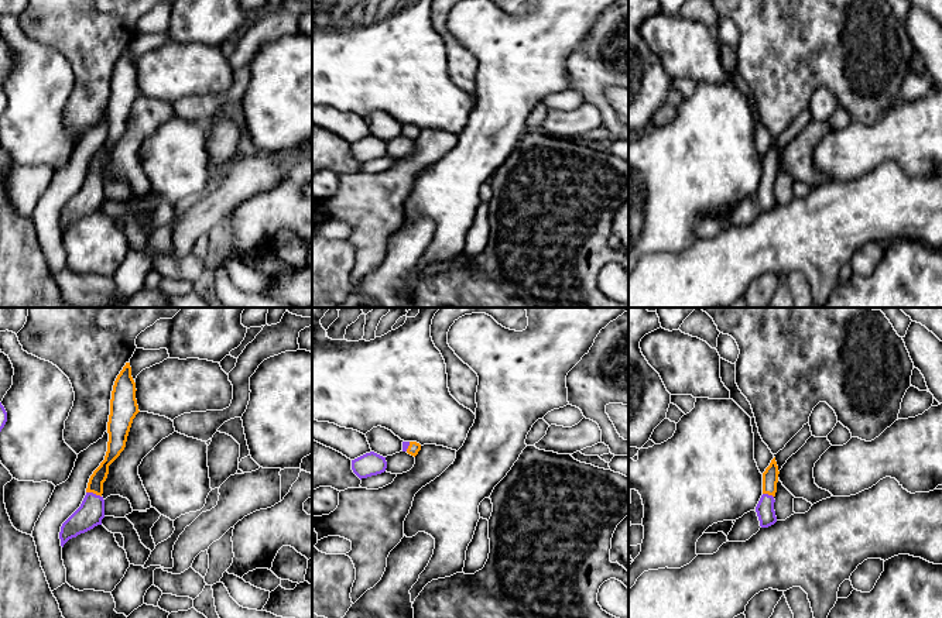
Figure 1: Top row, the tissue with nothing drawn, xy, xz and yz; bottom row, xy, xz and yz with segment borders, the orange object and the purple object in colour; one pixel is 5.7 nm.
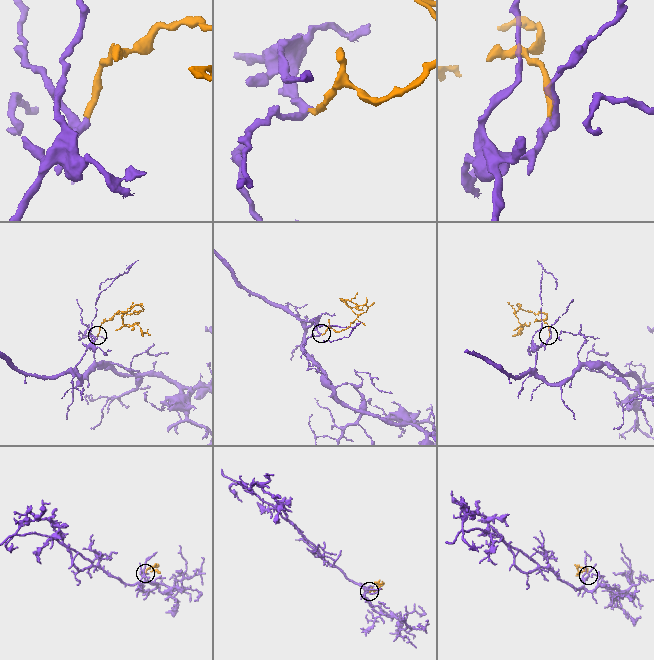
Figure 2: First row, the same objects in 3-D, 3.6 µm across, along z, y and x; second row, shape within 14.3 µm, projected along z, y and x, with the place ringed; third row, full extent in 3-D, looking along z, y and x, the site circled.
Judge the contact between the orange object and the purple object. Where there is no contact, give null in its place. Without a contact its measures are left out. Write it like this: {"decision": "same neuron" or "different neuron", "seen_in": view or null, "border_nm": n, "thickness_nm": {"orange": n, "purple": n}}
{"decision": "same neuron", "seen_in": "xy", "border_nm": 90, "thickness_nm": {"orange": 90, "purple": 150}}

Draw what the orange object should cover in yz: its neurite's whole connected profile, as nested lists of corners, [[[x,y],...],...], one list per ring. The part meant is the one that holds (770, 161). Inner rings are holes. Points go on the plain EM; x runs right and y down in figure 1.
[[[774,141],[770,150],[763,157],[763,179],[756,190],[761,212],[768,212],[777,206],[774,195],[774,181],[777,176],[778,158],[780,155]]]

